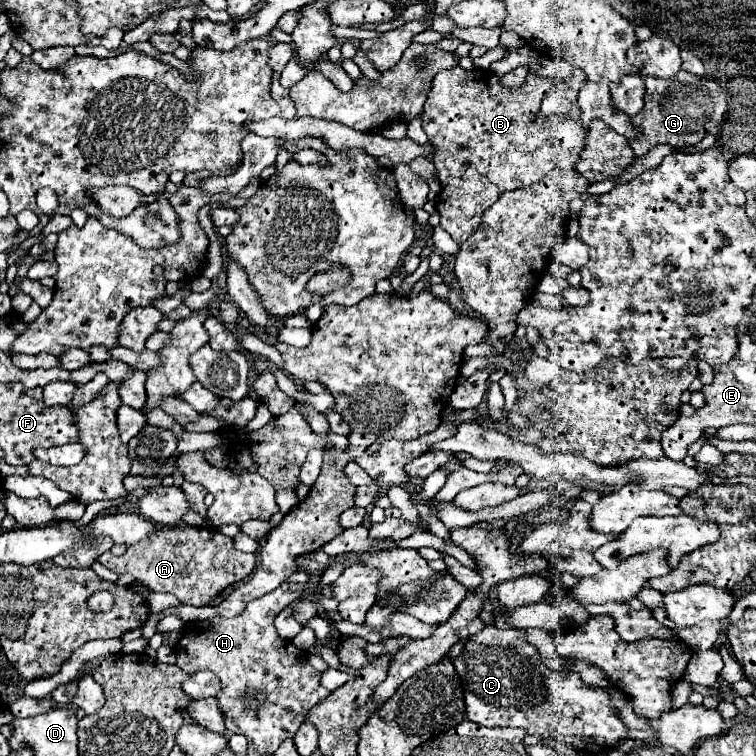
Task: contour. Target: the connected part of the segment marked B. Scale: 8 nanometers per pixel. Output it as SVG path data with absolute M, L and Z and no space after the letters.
M462 68L442 70L442 72L438 72L438 74L434 76L434 80L432 80L432 90L430 90L430 94L428 94L426 102L424 102L422 128L424 128L424 132L428 134L432 146L436 148L432 160L434 160L436 172L438 172L438 180L440 180L440 184L442 184L442 190L440 190L440 194L438 194L438 198L436 198L436 210L438 210L440 216L442 216L440 224L444 226L444 230L446 230L458 244L466 242L466 238L474 232L474 228L478 228L480 218L482 218L482 212L484 212L486 208L490 208L490 206L500 198L502 192L506 192L506 190L514 190L514 188L530 186L530 184L542 180L542 178L544 178L548 172L552 172L554 168L560 168L560 170L572 170L574 164L576 164L576 160L580 158L580 150L584 148L586 128L582 128L582 124L578 124L578 120L560 118L560 116L542 116L542 118L540 118L540 114L538 114L538 108L540 108L540 102L542 102L542 98L544 98L544 92L550 90L554 84L562 82L560 78L540 78L540 76L536 76L536 74L528 74L528 76L526 76L526 82L524 82L520 88L514 88L514 90L504 88L498 80L500 80L500 78L494 76L494 74L488 72L488 70L478 70L478 72L476 72L476 70L466 72L466 70L462 70Z

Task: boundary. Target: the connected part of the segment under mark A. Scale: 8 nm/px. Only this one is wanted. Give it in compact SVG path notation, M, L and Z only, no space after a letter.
M176 524L174 528L162 528L154 540L144 540L138 548L128 548L122 556L104 552L98 562L112 572L132 574L136 582L146 586L150 592L168 592L182 604L206 606L226 586L252 574L256 566L256 554L240 552L234 548L234 538L224 536L220 530L210 526L188 526Z

